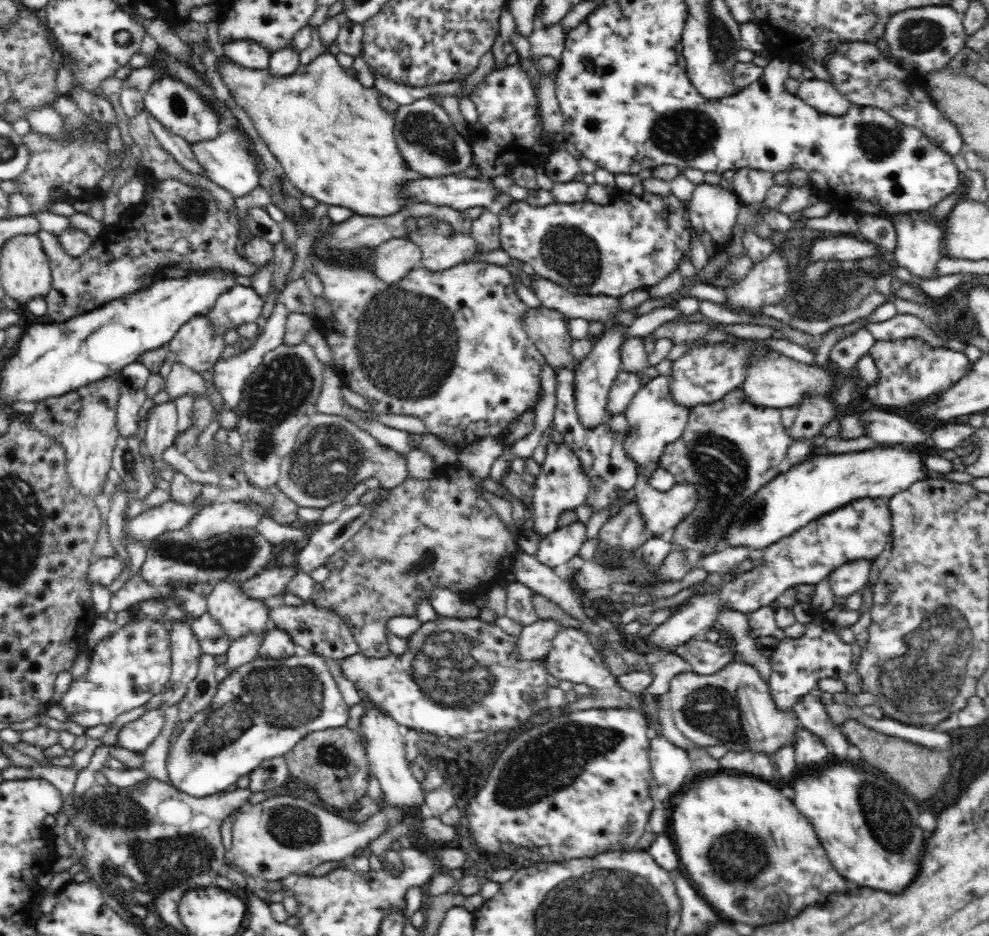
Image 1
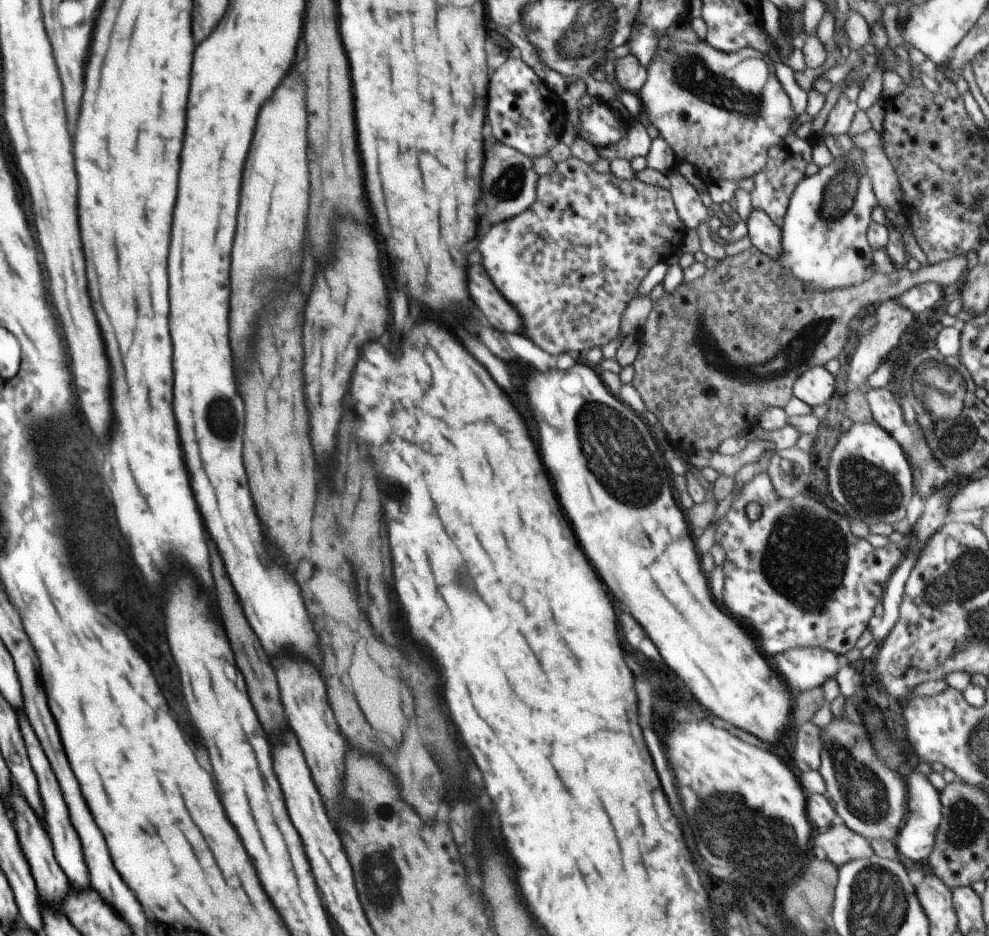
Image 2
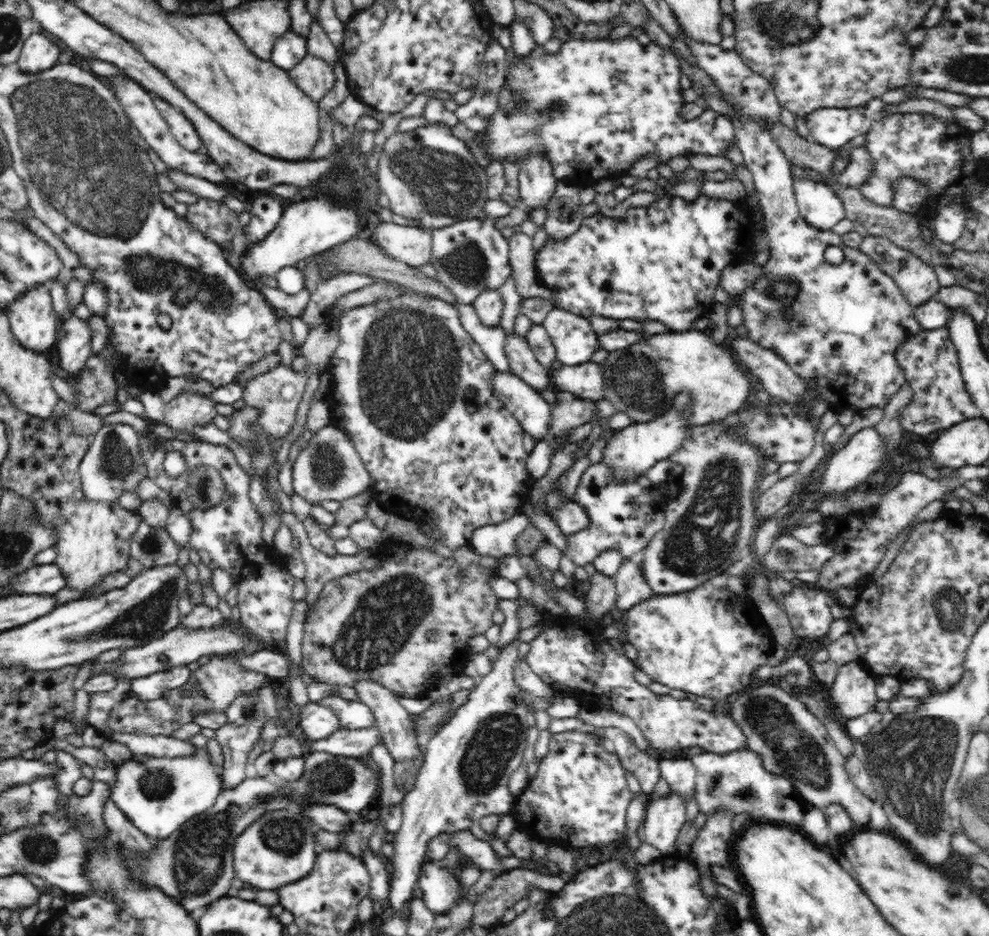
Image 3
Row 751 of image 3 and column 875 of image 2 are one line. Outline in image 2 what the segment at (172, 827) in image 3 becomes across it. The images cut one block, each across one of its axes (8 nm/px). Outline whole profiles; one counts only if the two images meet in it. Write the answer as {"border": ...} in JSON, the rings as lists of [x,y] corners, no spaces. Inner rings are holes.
{"border":[[[854,148],[842,156],[835,158],[828,166],[820,168],[819,172],[804,177],[794,189],[784,217],[782,230],[782,244],[777,262],[780,264],[782,274],[786,278],[794,278],[810,286],[814,290],[836,290],[859,285],[872,278],[872,247],[867,241],[867,232],[873,221],[870,215],[878,206],[876,194],[872,188],[872,180],[868,176],[862,150]]]}

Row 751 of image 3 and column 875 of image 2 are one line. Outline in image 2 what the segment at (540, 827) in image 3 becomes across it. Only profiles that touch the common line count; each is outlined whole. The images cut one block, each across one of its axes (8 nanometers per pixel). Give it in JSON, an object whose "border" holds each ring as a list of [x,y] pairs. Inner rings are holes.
{"border":[[[762,472],[758,476],[754,476],[752,482],[744,484],[742,490],[734,496],[732,507],[724,518],[718,522],[716,526],[715,544],[722,546],[722,550],[726,552],[726,560],[724,560],[724,602],[728,606],[728,612],[744,626],[750,630],[750,634],[756,638],[760,650],[764,654],[780,654],[792,648],[808,648],[818,647],[824,650],[829,650],[837,655],[846,654],[848,650],[852,650],[856,646],[858,638],[863,634],[868,627],[868,622],[874,616],[874,609],[883,599],[884,589],[888,580],[892,576],[892,572],[903,559],[904,553],[900,551],[900,547],[891,541],[882,548],[874,548],[866,539],[855,536],[850,530],[849,519],[838,514],[834,510],[828,508],[820,499],[810,491],[807,491],[794,498],[780,498],[774,490],[772,480],[770,480],[767,472]],[[749,502],[756,502],[762,508],[762,514],[758,520],[749,520],[746,517],[746,505]]]}

